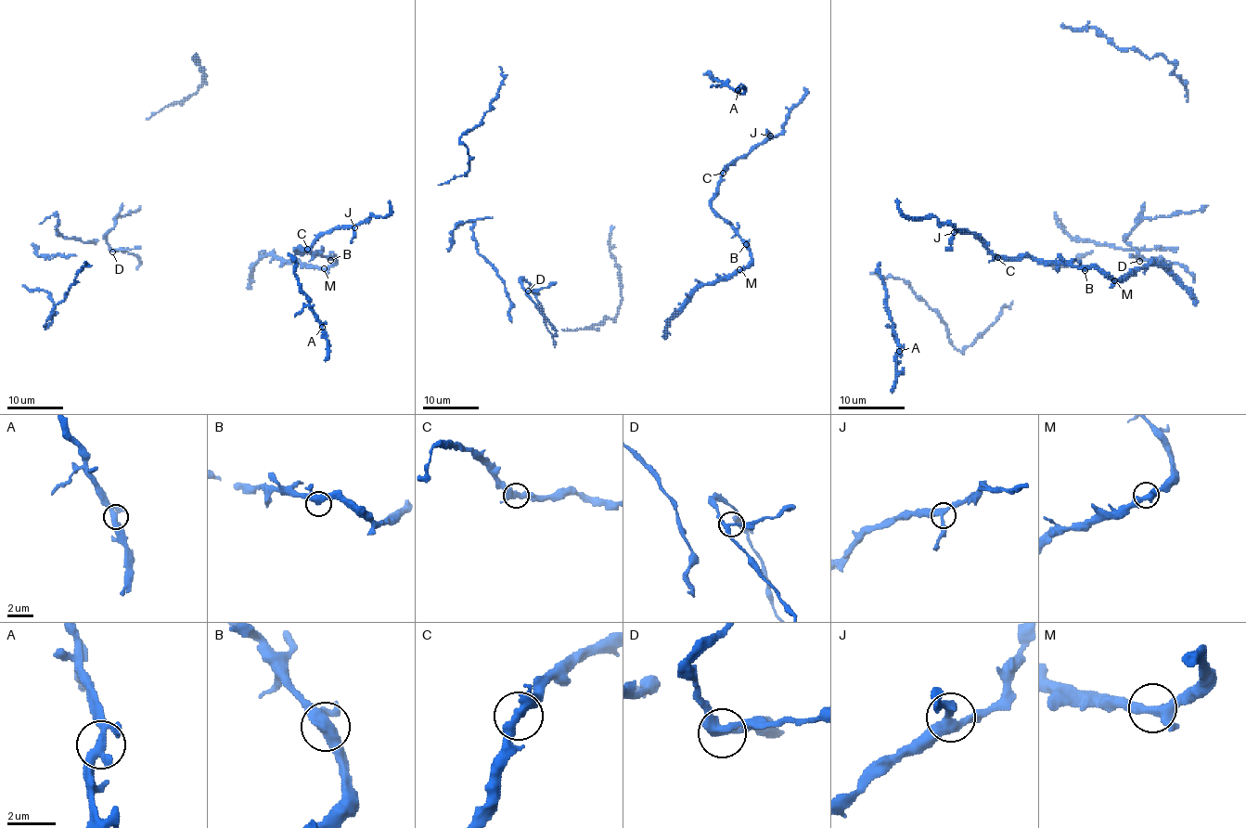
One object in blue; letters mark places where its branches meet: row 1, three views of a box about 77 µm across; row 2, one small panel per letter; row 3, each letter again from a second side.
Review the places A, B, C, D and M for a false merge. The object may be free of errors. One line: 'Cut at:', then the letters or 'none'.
Cut at: none

